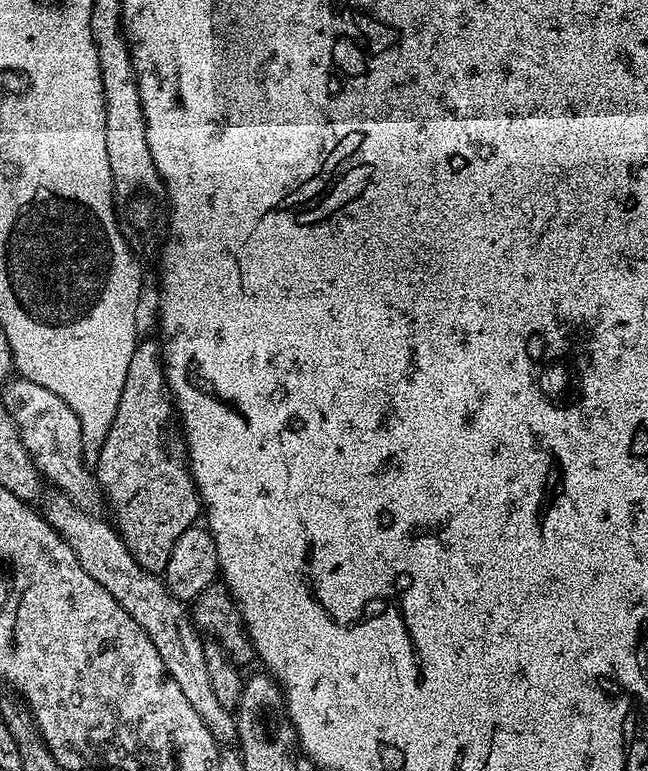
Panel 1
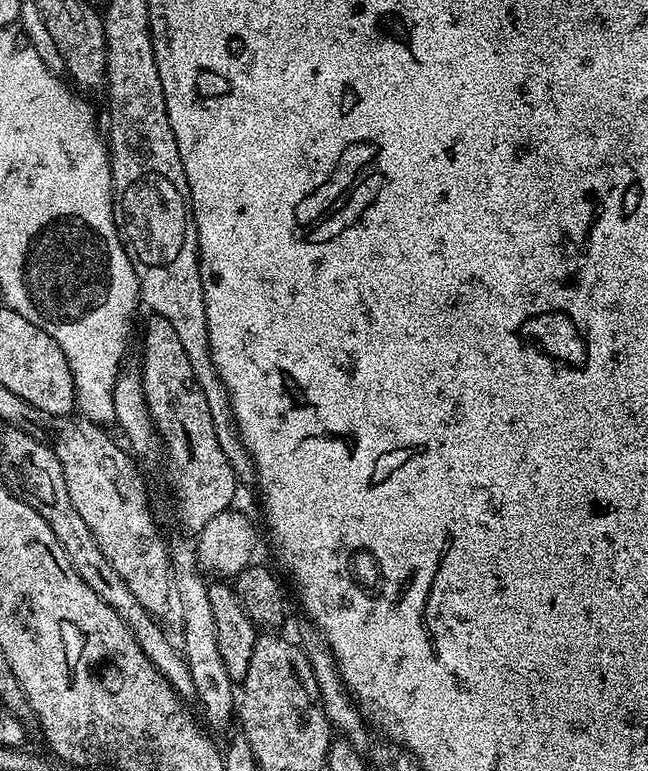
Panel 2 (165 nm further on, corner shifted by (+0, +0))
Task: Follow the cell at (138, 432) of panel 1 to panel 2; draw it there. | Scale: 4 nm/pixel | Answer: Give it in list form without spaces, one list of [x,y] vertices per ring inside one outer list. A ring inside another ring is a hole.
[[[155,314],[149,315],[147,318],[149,320],[144,324],[144,365],[139,365],[138,368],[140,381],[144,387],[144,397],[146,398],[146,406],[152,419],[152,425],[155,426],[166,452],[168,448],[168,472],[172,475],[172,488],[176,491],[176,508],[180,511],[180,520],[186,527],[191,529],[191,533],[196,534],[200,528],[206,526],[206,522],[209,522],[210,518],[213,518],[214,515],[221,514],[222,511],[233,507],[234,502],[232,502],[232,499],[236,496],[236,490],[238,491],[238,483],[234,476],[234,471],[232,471],[225,455],[222,454],[221,447],[218,446],[213,419],[210,416],[209,404],[206,403],[206,397],[202,394],[202,386],[198,386],[198,378],[194,378],[194,370],[190,367],[190,358],[186,358],[186,350],[183,348],[181,340],[179,340],[178,334],[174,331],[174,326],[170,326],[170,322],[166,322],[166,318]]]

